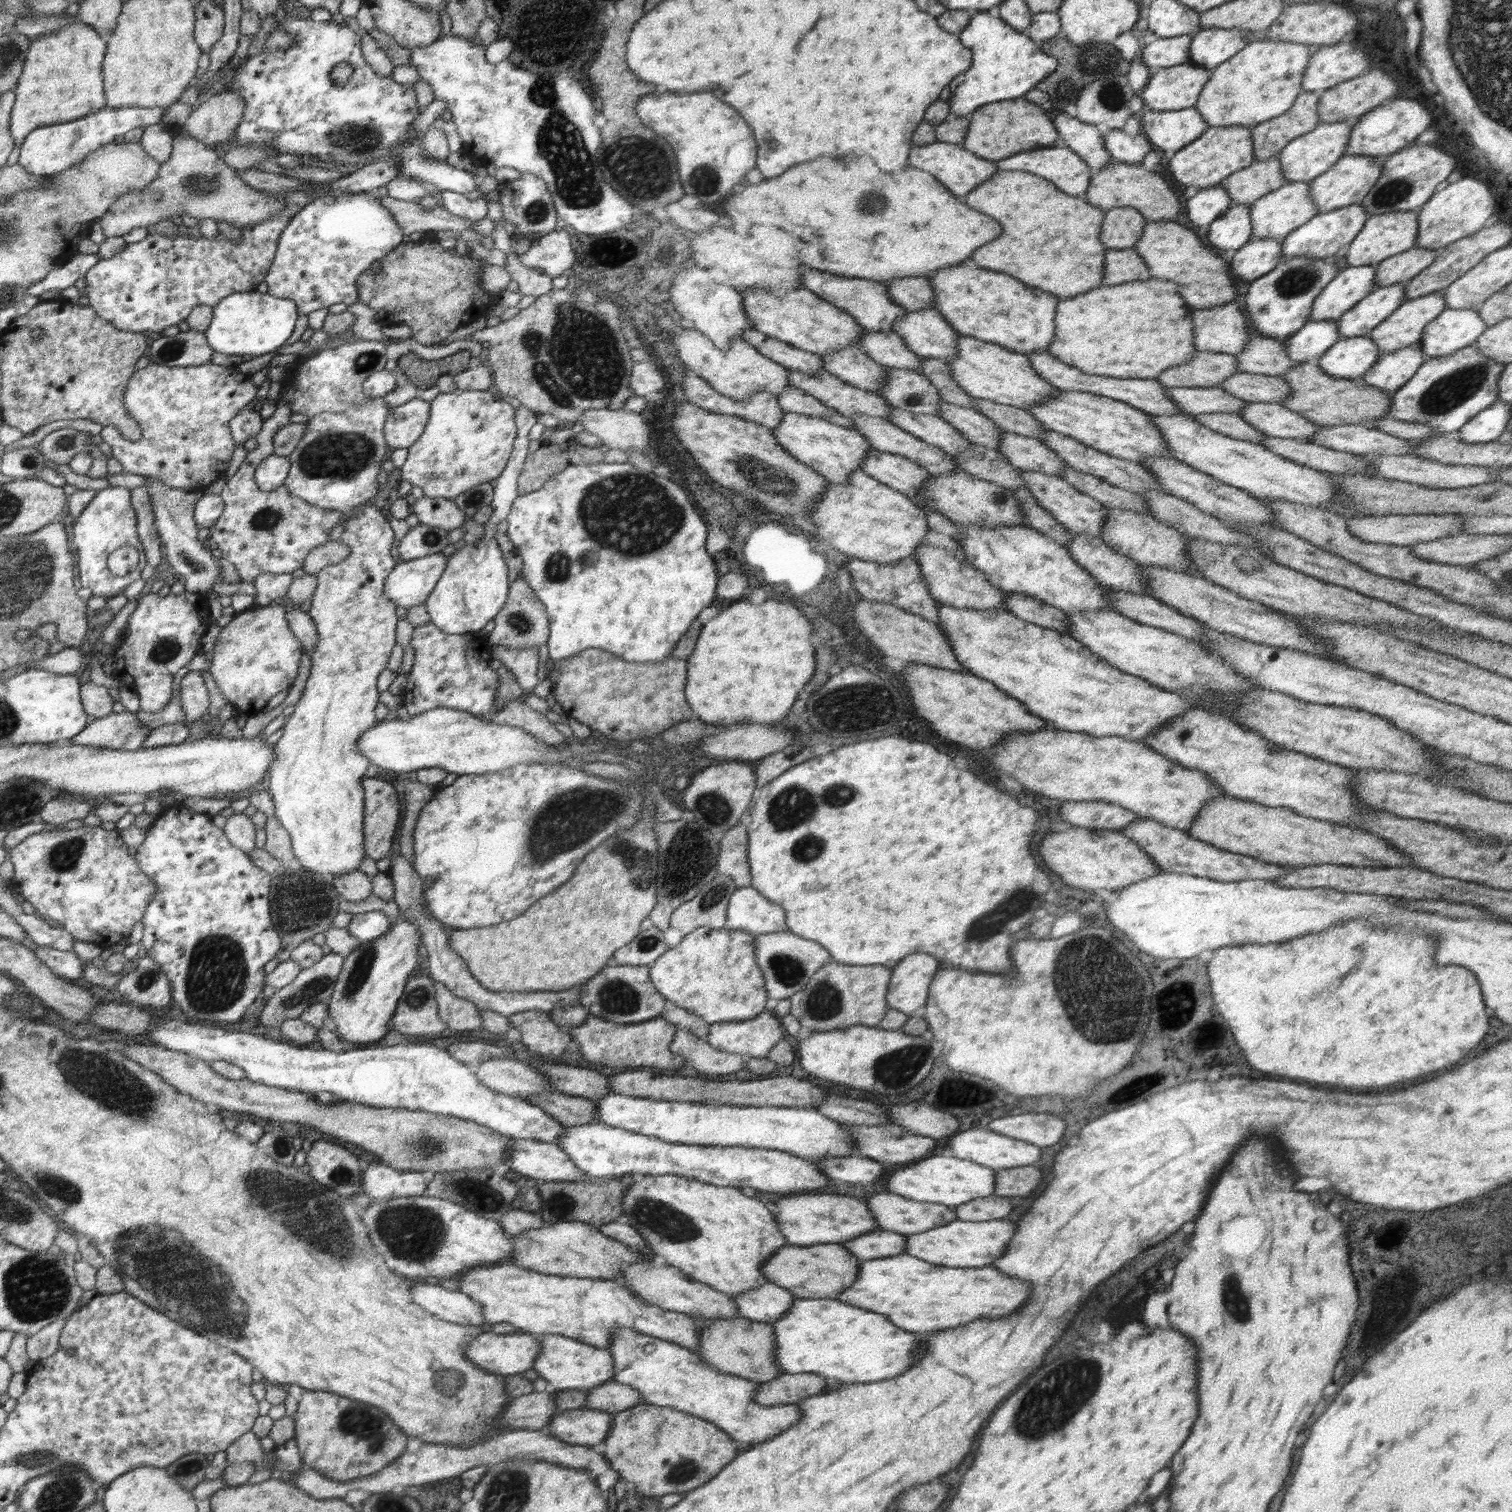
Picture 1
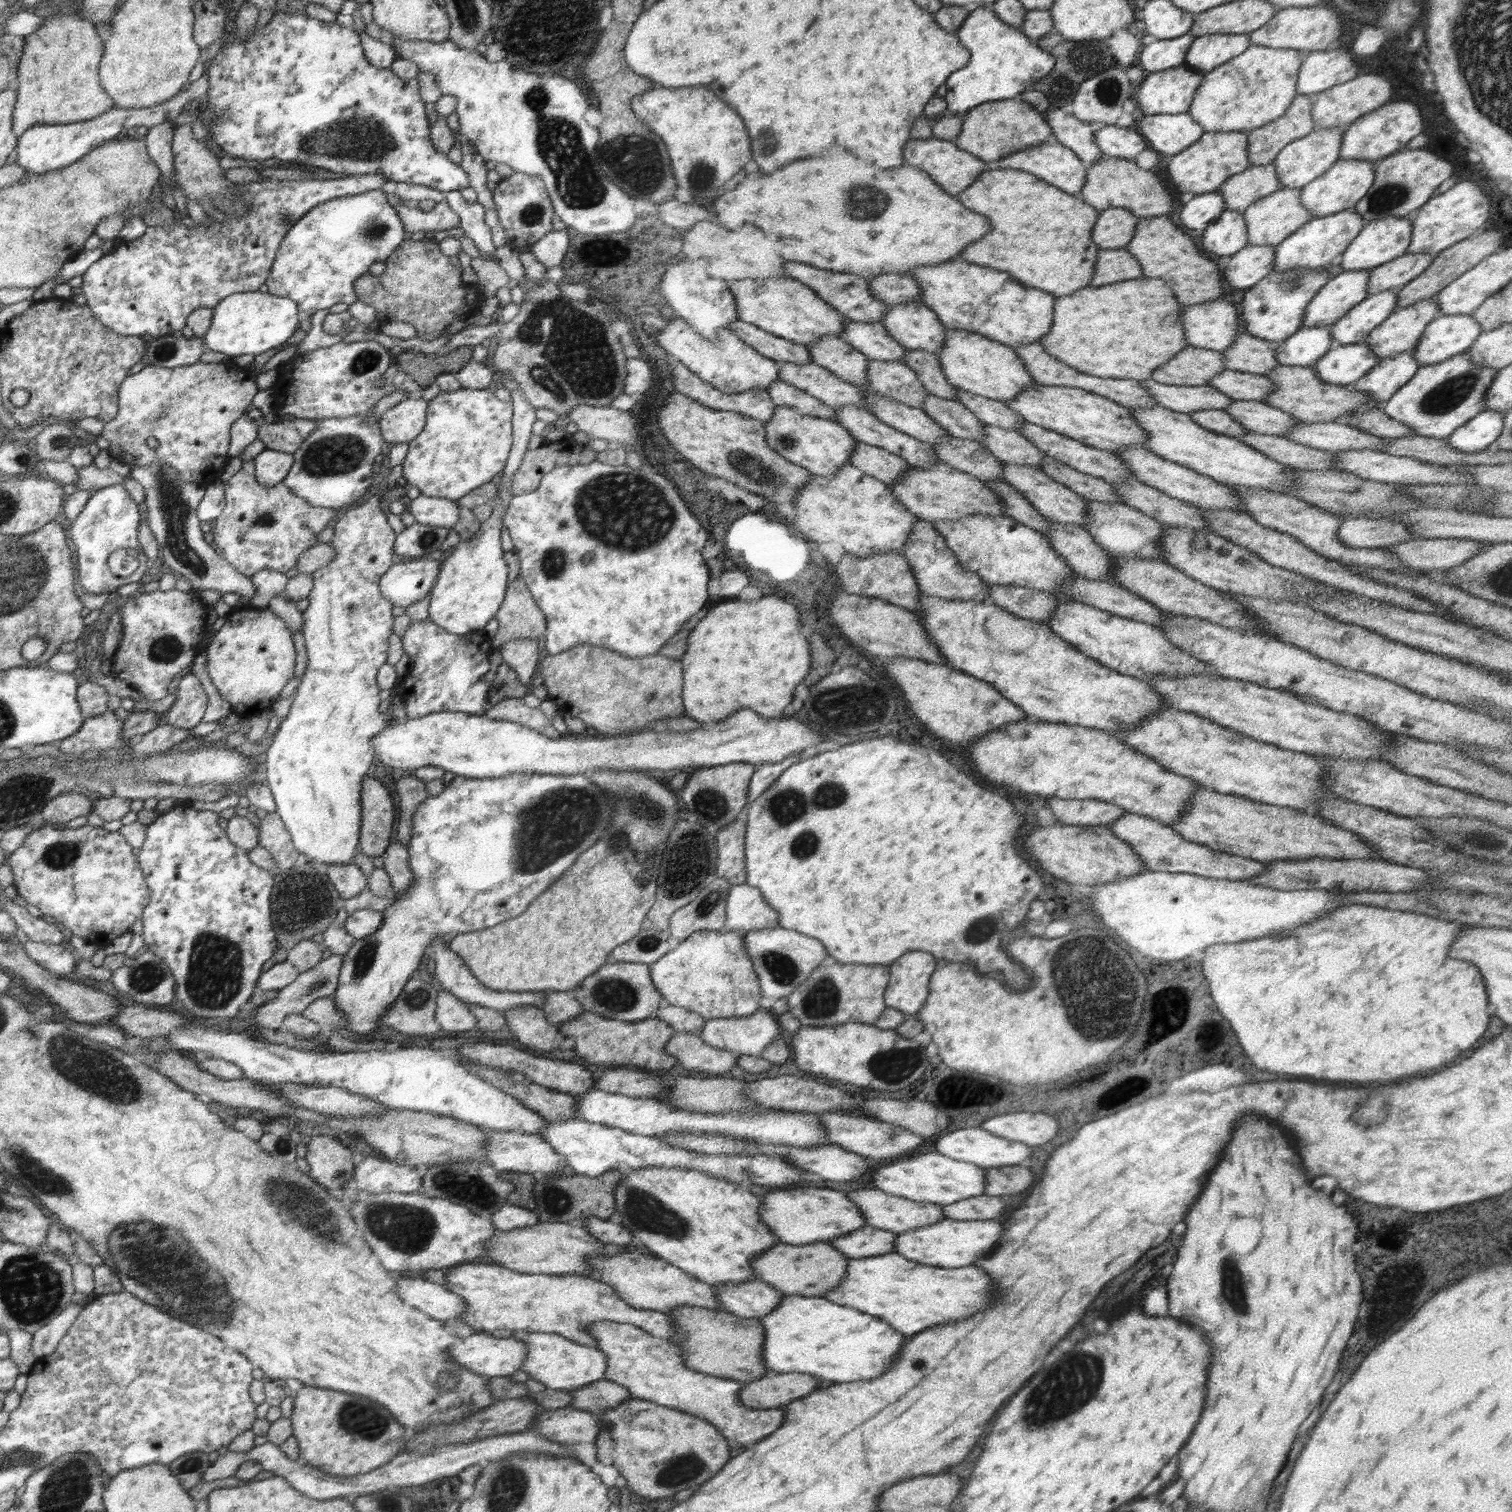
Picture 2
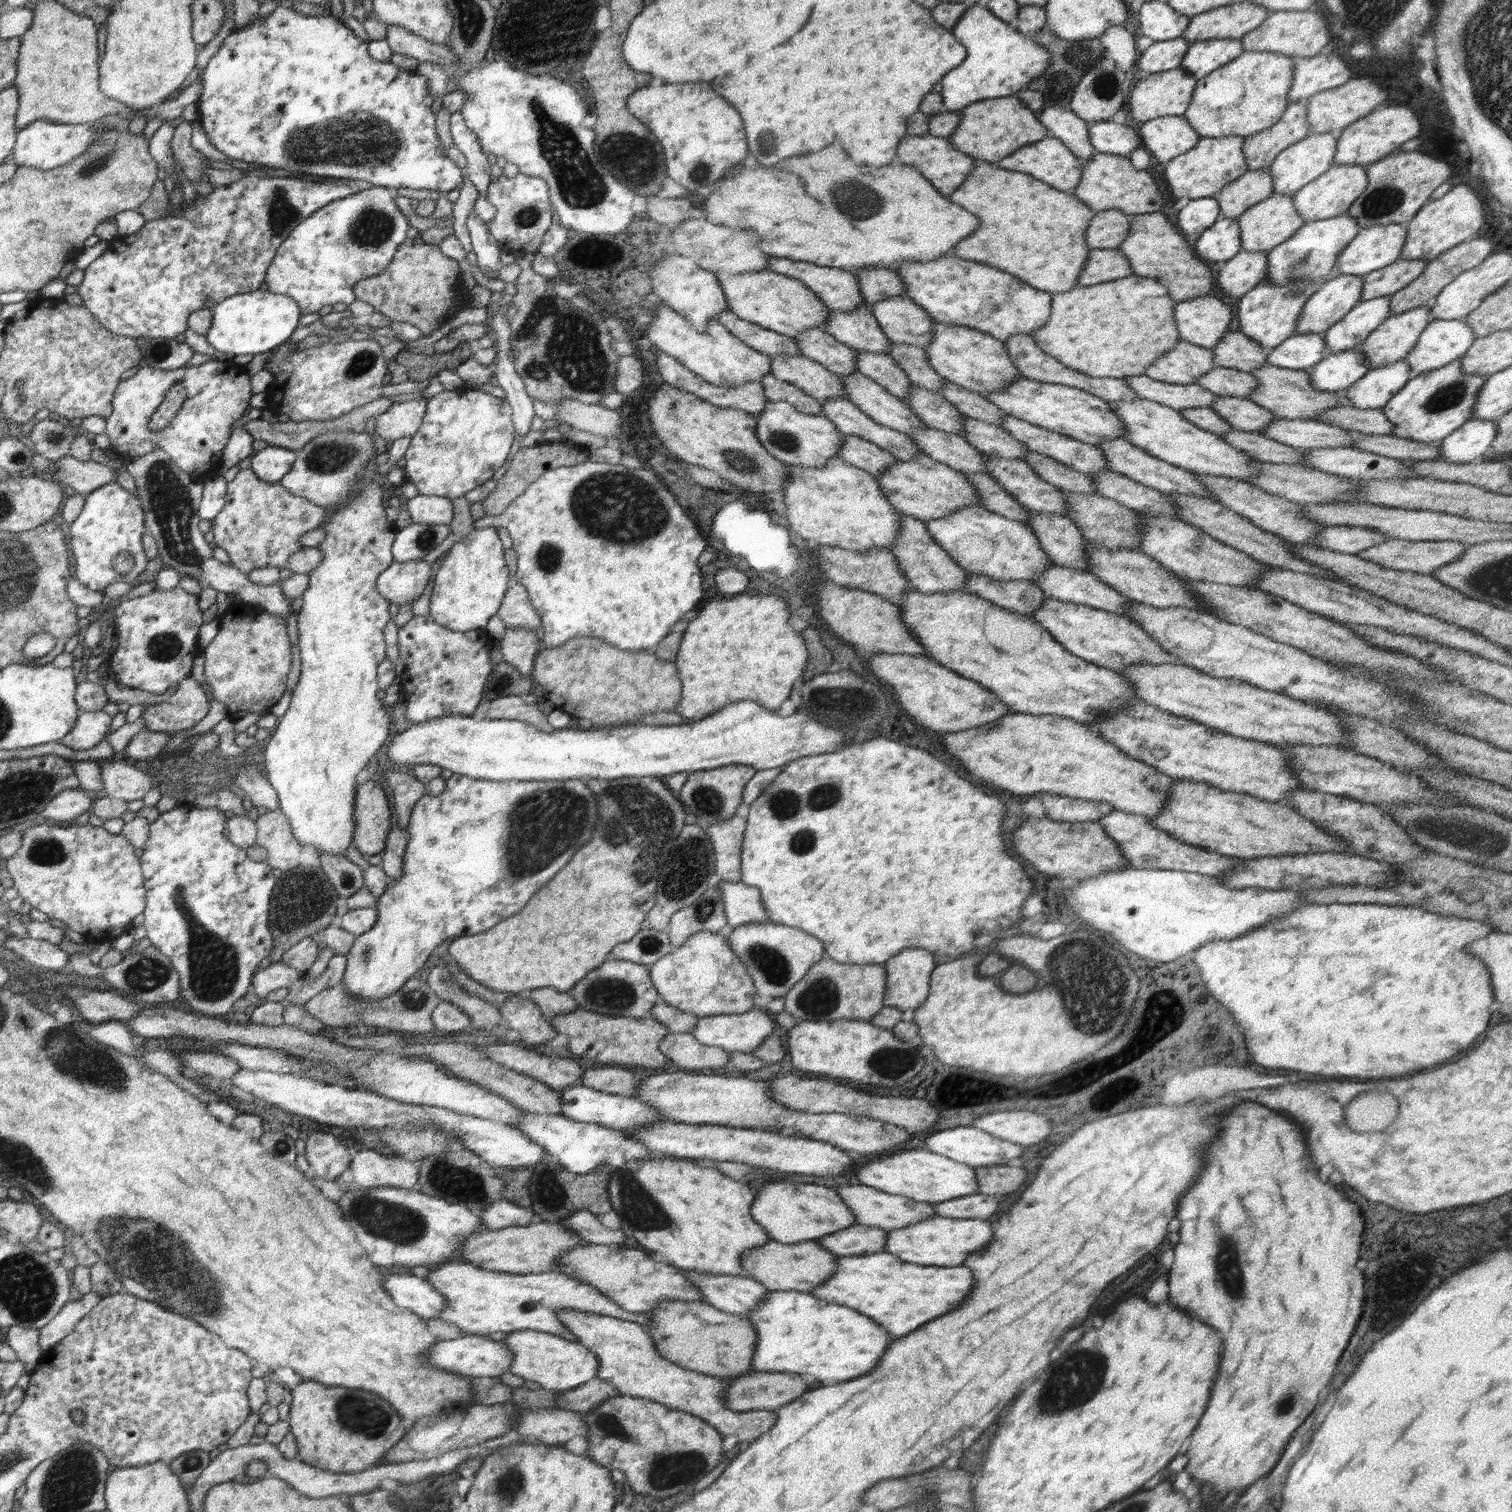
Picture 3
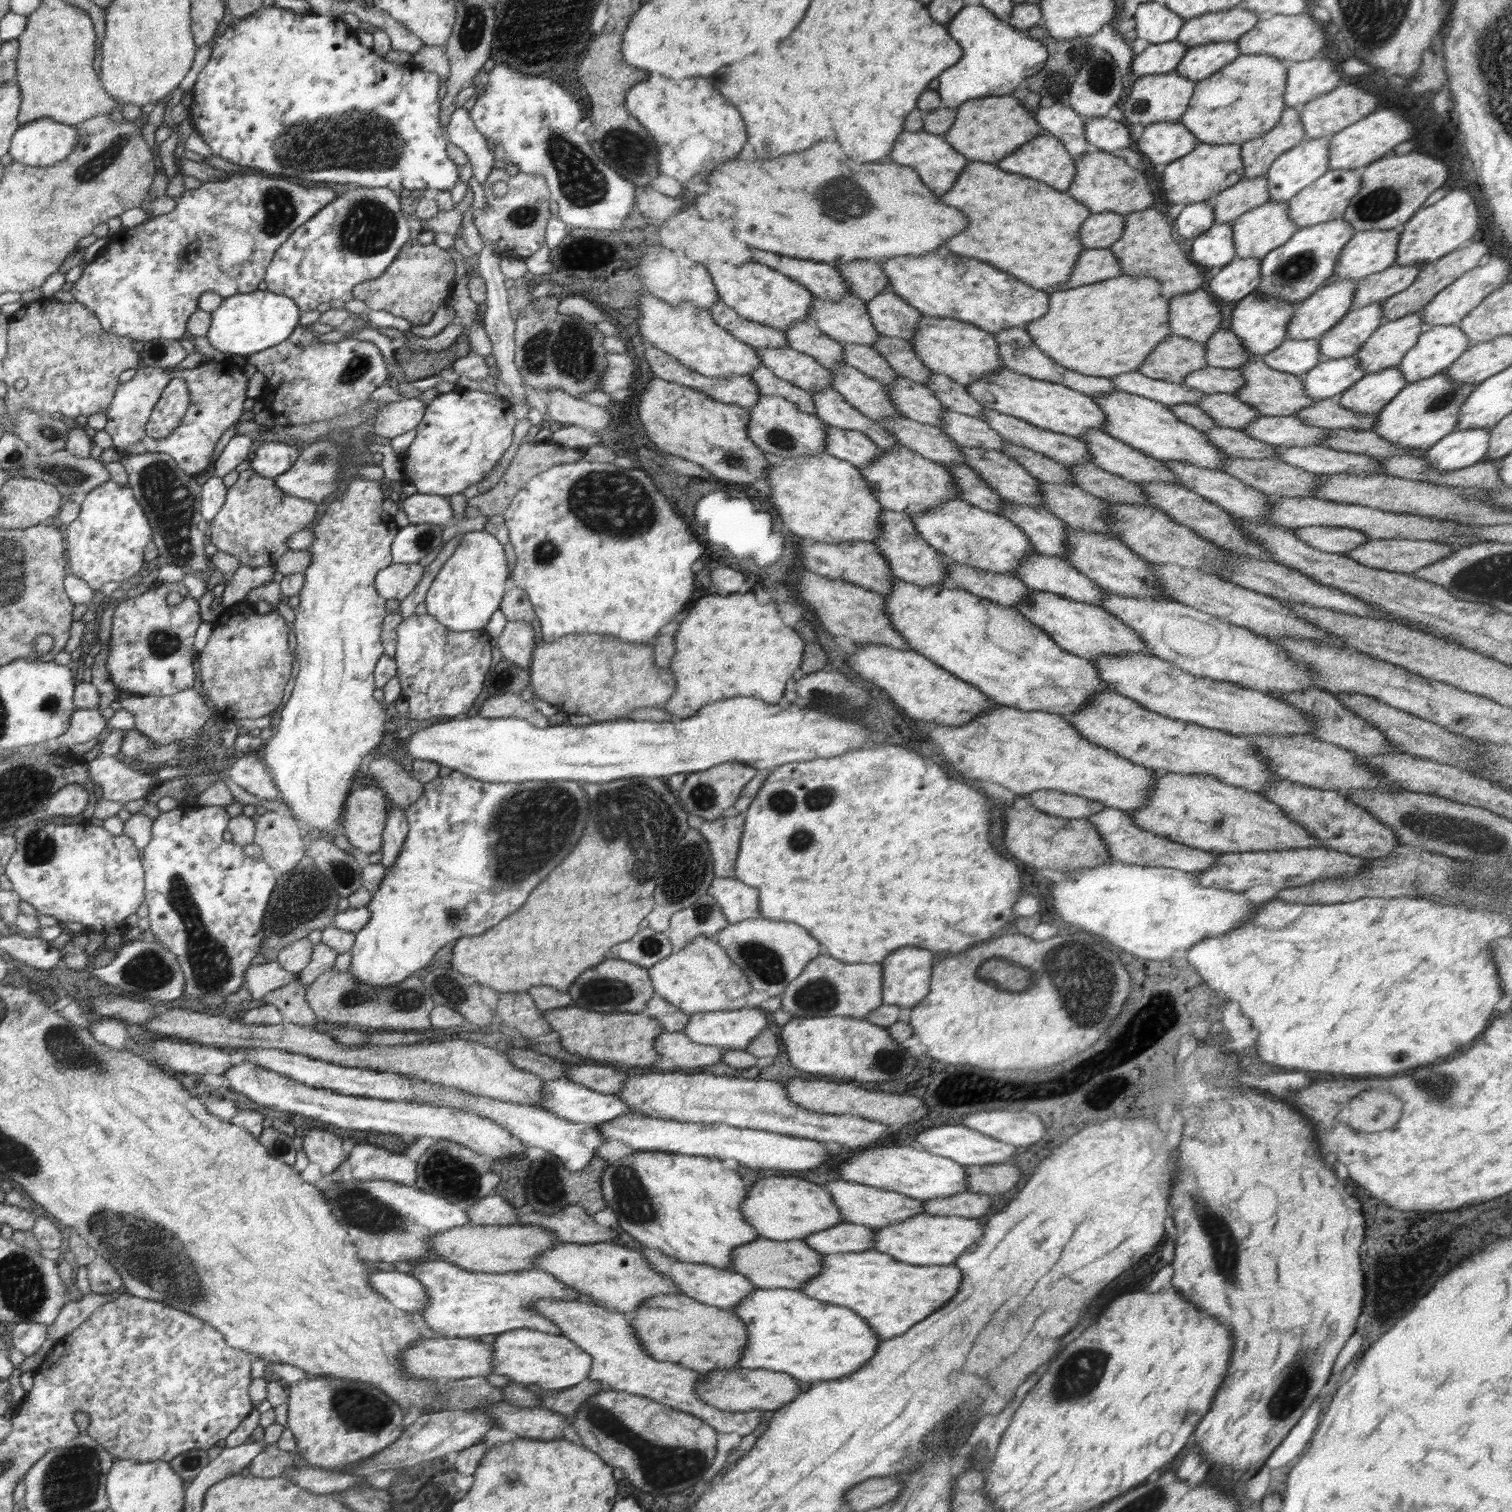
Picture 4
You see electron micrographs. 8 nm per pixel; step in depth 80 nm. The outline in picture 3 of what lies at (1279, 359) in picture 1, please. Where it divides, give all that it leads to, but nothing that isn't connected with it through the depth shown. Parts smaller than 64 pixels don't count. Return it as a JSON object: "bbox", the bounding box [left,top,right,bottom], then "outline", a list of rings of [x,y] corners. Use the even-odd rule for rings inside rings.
{"bbox":[1212,332,1272,371],"outline":[[[1228,332],[1212,348],[1216,367],[1235,368],[1243,371],[1260,368],[1267,363],[1272,348],[1264,348],[1248,339],[1241,332]]]}

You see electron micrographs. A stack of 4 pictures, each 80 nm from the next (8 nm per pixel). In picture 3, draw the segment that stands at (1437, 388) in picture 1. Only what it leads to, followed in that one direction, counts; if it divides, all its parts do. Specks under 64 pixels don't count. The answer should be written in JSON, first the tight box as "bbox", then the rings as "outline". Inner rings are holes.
{"bbox":[1383,358,1489,442],"outline":[[[1461,358],[1449,362],[1436,370],[1423,372],[1420,376],[1411,378],[1383,407],[1384,416],[1393,422],[1393,435],[1400,438],[1411,438],[1420,442],[1441,441],[1445,436],[1452,434],[1469,420],[1476,397],[1484,386],[1489,375],[1464,374],[1461,368]]]}

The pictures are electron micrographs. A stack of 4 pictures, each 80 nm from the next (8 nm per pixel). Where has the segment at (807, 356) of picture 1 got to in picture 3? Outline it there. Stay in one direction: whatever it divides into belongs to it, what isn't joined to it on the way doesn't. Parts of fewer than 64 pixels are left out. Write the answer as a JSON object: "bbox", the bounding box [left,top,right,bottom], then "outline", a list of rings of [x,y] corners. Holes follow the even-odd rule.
{"bbox":[718,309,800,355],"outline":[[[724,309],[718,316],[720,324],[725,325],[736,337],[760,353],[772,355],[800,355],[800,346],[794,338],[772,329],[762,328],[752,321],[741,319],[730,309]]]}

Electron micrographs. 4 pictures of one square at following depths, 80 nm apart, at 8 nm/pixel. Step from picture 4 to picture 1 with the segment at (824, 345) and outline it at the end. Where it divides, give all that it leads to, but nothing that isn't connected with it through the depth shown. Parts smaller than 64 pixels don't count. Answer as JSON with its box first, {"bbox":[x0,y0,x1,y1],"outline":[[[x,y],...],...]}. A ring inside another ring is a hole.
{"bbox":[822,346,887,395],"outline":[[[846,346],[838,352],[824,354],[822,359],[826,372],[877,395],[887,379],[887,367],[864,355],[858,346]]]}

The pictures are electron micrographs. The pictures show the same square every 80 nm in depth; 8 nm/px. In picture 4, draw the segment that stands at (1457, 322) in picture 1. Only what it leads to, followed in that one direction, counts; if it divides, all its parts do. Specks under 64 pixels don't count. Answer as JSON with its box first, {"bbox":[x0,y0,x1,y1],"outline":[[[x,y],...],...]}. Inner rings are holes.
{"bbox":[1397,324,1471,382],"outline":[[[1458,324],[1425,327],[1416,344],[1402,357],[1397,367],[1406,382],[1416,382],[1445,371],[1471,347]]]}

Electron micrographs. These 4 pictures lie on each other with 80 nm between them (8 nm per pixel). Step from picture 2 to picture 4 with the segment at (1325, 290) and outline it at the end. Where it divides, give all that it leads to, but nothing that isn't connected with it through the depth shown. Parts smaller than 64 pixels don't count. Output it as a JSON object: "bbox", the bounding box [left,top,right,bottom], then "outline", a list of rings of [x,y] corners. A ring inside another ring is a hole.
{"bbox":[1287,278,1359,341],"outline":[[[1338,278],[1303,300],[1287,324],[1287,339],[1320,341],[1351,310],[1358,283],[1359,279]]]}

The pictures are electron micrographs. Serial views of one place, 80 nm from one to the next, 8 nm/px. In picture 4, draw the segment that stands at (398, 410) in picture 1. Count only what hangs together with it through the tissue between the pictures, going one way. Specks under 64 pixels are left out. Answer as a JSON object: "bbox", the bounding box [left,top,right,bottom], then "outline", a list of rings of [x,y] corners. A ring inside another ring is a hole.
{"bbox":[374,398,427,441],"outline":[[[408,398],[383,404],[374,422],[374,436],[379,441],[389,441],[409,430],[414,430],[423,420],[427,404],[420,399]]]}

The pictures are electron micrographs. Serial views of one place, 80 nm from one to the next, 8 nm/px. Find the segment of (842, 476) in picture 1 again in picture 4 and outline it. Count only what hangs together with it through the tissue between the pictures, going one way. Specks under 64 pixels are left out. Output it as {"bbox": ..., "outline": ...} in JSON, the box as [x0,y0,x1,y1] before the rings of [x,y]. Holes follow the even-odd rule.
{"bbox":[748,396,830,461],"outline":[[[760,396],[754,407],[749,408],[751,415],[748,437],[763,451],[779,461],[800,455],[818,455],[826,452],[827,432],[830,425],[821,417],[800,412],[796,405],[783,396]]]}

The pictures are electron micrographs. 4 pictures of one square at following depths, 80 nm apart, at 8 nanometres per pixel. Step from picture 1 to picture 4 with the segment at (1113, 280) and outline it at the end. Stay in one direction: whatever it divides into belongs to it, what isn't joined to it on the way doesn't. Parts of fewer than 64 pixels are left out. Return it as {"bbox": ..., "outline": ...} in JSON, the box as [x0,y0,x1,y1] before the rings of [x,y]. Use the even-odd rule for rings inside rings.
{"bbox":[1043,249,1123,294],"outline":[[[1084,249],[1080,253],[1080,260],[1076,262],[1075,268],[1065,283],[1046,287],[1043,291],[1048,294],[1060,291],[1061,289],[1071,289],[1086,284],[1099,283],[1103,280],[1114,279],[1123,274],[1119,261],[1108,249]]]}

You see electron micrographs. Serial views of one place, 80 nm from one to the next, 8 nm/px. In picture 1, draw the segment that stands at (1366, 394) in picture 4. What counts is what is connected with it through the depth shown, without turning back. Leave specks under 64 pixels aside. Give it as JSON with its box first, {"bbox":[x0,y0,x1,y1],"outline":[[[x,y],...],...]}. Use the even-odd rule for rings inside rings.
{"bbox":[1361,343,1425,394],"outline":[[[1416,343],[1382,354],[1372,368],[1361,377],[1368,386],[1375,386],[1388,394],[1393,394],[1415,376],[1416,371],[1425,361],[1420,343]]]}

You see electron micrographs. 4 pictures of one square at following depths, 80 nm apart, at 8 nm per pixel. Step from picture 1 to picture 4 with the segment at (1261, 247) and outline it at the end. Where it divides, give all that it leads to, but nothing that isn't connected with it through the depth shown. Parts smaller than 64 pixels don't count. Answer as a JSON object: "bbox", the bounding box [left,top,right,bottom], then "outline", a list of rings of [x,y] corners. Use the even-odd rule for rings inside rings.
{"bbox":[1209,257,1261,302],"outline":[[[1234,257],[1209,282],[1210,292],[1224,302],[1238,302],[1260,284],[1261,259]]]}

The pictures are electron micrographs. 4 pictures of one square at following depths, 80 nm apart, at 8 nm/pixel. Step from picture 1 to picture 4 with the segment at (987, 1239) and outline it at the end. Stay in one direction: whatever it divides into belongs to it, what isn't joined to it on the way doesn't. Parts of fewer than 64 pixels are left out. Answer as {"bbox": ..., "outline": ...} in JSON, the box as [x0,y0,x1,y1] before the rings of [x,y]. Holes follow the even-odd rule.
{"bbox":[872,1211,984,1265],"outline":[[[922,1211],[900,1223],[874,1228],[872,1249],[915,1265],[952,1265],[966,1248],[982,1237],[984,1230],[978,1220],[963,1216],[938,1216]]]}

